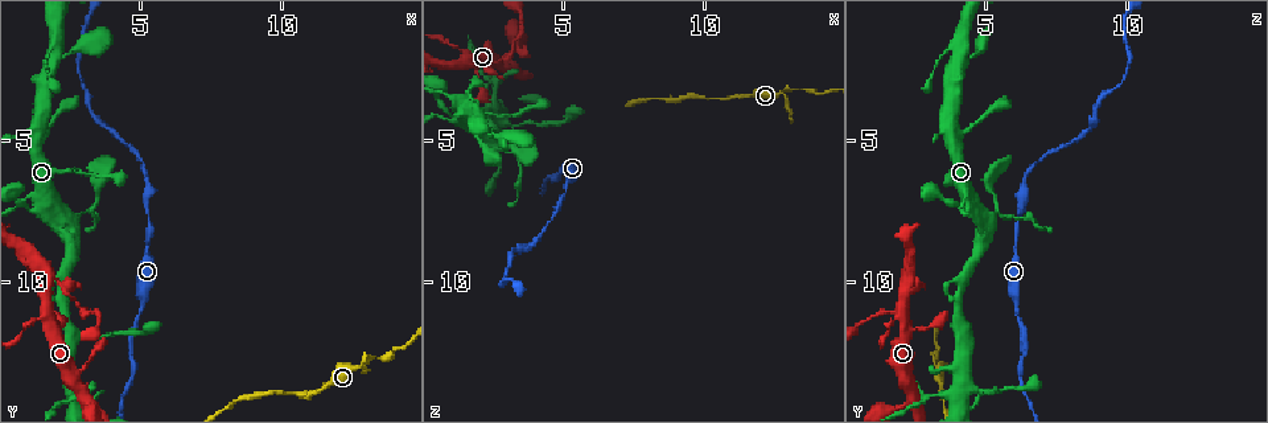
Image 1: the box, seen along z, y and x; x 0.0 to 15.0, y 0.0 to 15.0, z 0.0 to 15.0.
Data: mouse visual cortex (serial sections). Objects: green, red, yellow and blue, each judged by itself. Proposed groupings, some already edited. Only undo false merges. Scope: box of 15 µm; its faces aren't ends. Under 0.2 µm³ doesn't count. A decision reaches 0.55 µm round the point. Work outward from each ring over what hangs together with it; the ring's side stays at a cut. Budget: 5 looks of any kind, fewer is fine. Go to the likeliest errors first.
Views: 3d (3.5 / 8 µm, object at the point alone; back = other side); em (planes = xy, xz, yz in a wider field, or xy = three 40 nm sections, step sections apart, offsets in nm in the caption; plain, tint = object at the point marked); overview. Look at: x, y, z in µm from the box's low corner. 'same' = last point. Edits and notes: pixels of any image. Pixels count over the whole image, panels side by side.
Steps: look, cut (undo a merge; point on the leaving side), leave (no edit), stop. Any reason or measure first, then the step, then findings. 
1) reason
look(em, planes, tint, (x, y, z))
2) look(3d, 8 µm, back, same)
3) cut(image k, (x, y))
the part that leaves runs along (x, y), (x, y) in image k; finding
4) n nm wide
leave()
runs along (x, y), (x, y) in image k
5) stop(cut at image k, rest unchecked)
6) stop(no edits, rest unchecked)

look(3d, 3.5 µm, (1.7, 9.9, 2.1))

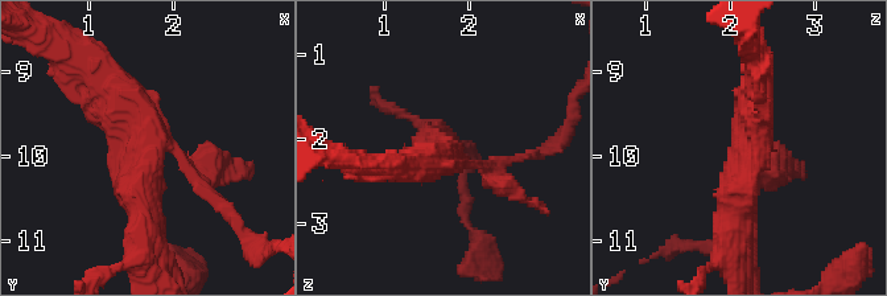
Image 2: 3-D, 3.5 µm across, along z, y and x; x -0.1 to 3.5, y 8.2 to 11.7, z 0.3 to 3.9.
shape alone is not enough
look(em, planes, tint, (1.75, 9.85, 2.15))

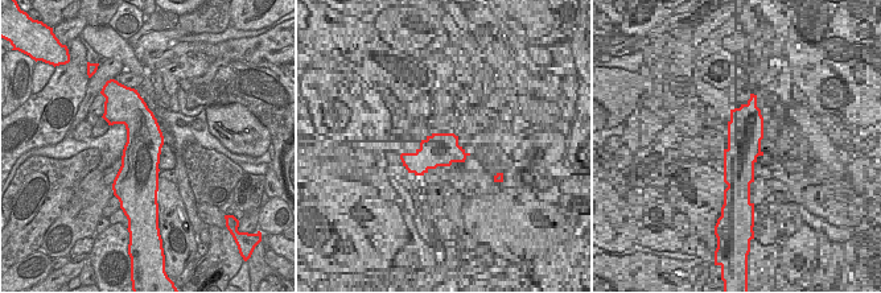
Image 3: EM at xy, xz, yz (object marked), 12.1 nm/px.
leave()
runs along (144, 230), (152, 144), (99, 75) in image 2; continuous, no second cell

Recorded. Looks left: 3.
abrupt turn
look(3d, 3.5 µm, (3.1, 11.0, 2.1))

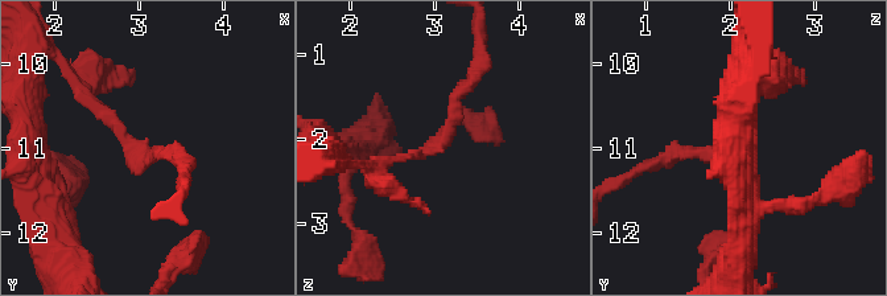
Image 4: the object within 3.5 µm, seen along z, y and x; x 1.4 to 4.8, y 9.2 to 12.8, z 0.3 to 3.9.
look(em, xy, step 2, tint, (3.10, 11.10, 2.05))

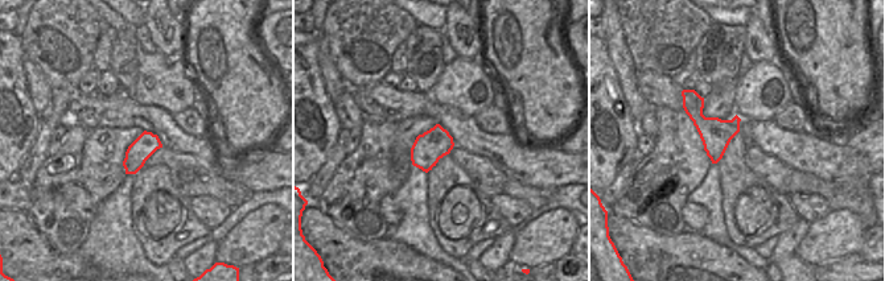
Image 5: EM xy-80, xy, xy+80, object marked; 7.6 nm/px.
240 nm wide
leave()
runs along (386, 161), (442, 140), (475, 66) in image 4; all the same cell

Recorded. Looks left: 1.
stop(no edits, rest unchecked)

